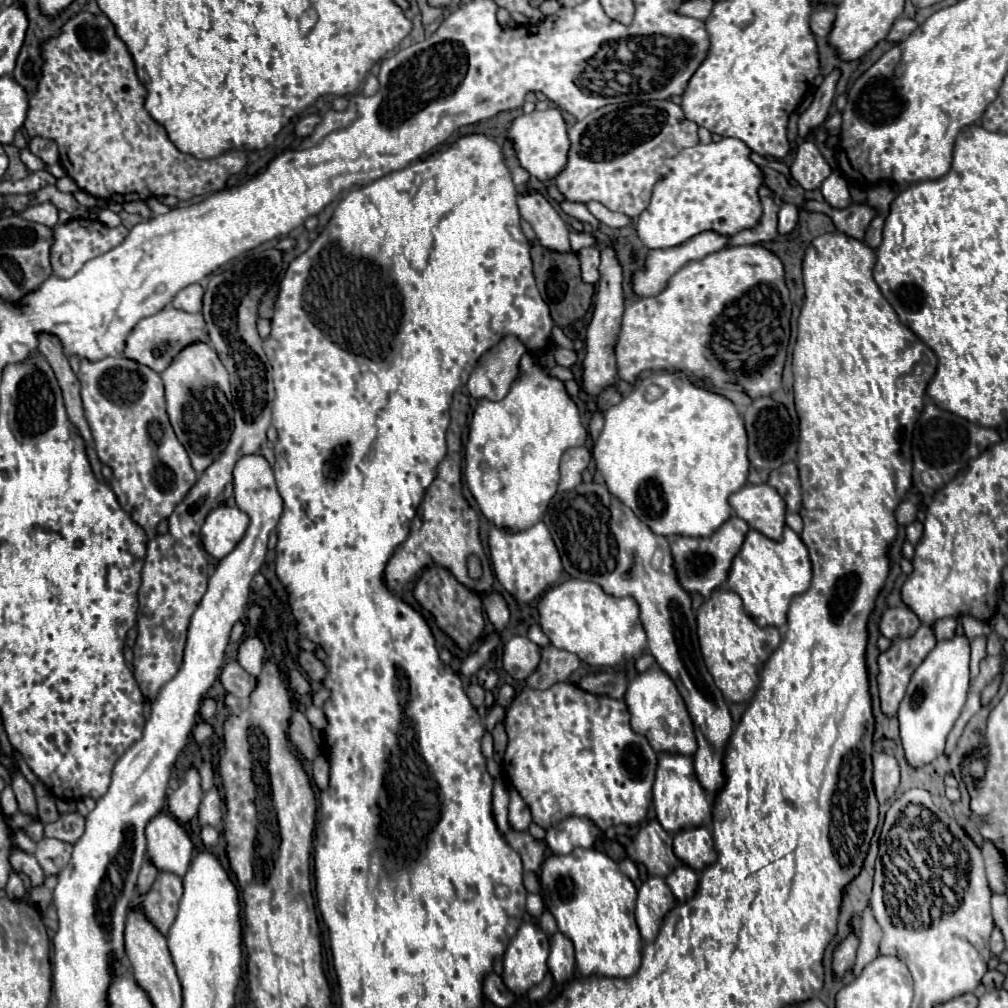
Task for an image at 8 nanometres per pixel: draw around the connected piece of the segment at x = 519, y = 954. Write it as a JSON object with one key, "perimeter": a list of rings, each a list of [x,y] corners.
{"perimeter":[[[522,924],[504,952],[504,986],[520,996],[534,984],[542,982],[548,972],[548,950],[548,936],[538,928],[538,924]]]}

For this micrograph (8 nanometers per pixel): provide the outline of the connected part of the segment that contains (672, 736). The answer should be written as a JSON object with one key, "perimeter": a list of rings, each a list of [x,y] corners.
{"perimeter":[[[646,670],[646,672],[638,674],[628,684],[624,700],[632,714],[630,722],[632,722],[634,732],[642,732],[656,752],[682,752],[686,756],[692,756],[696,752],[698,746],[696,746],[690,714],[684,706],[684,700],[680,696],[676,684],[670,680],[670,676],[666,672]]]}

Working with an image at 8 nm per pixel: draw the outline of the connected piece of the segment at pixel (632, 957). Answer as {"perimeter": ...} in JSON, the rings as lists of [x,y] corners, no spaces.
{"perimeter":[[[574,848],[570,854],[548,856],[540,870],[540,896],[546,910],[556,918],[558,930],[574,942],[576,966],[584,976],[632,976],[640,968],[642,936],[634,920],[636,888],[628,876],[624,876],[618,864],[600,850]]]}

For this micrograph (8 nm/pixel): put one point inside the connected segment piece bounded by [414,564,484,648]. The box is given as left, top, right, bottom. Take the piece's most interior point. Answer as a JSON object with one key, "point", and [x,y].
{"point":[458,611]}

